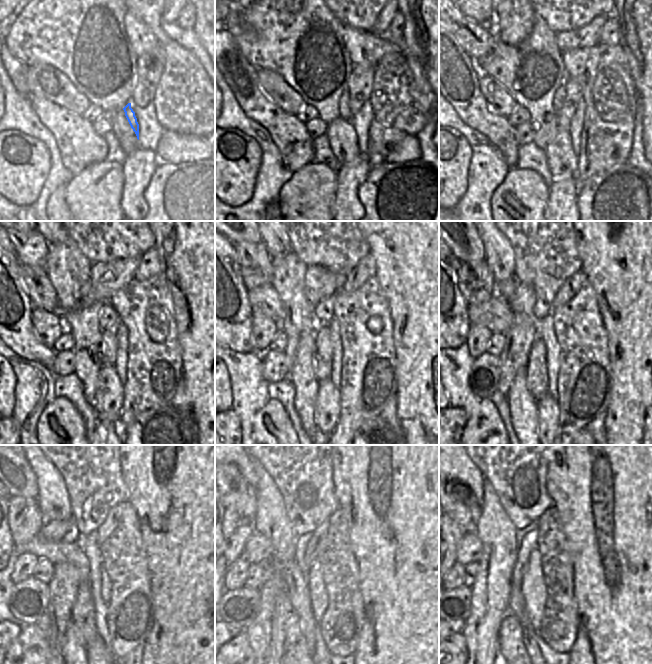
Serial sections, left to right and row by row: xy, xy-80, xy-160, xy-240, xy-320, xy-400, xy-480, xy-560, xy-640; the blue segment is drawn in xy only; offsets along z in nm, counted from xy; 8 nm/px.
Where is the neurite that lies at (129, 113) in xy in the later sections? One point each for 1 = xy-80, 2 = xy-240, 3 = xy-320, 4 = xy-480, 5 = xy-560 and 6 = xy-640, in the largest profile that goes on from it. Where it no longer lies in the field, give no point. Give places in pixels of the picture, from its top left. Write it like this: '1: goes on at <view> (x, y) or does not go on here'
1: goes on at xy-80 (344, 109)
2: goes on at xy-240 (108, 315)
3: goes on at xy-320 (323, 311)
4: goes on at xy-480 (90, 465)
5: goes on at xy-560 (301, 465)
6: goes on at xy-640 (515, 465)

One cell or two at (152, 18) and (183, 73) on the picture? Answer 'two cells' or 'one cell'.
one cell

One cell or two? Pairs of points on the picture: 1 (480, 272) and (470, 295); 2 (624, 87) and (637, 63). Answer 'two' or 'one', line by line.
1: one
2: two

